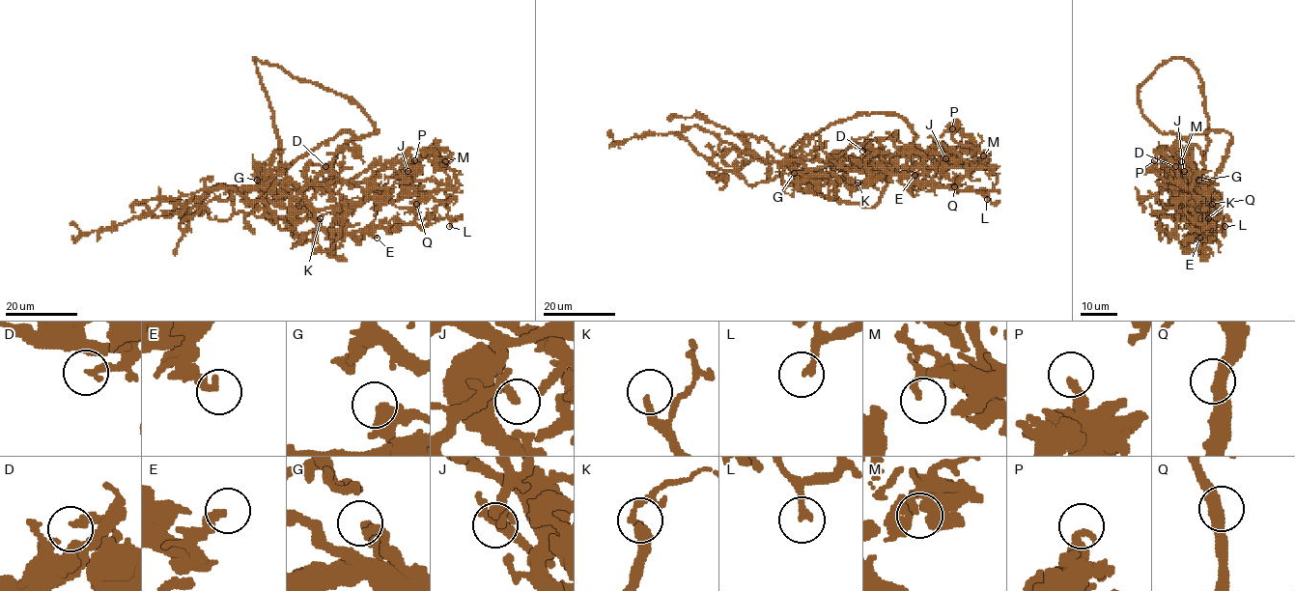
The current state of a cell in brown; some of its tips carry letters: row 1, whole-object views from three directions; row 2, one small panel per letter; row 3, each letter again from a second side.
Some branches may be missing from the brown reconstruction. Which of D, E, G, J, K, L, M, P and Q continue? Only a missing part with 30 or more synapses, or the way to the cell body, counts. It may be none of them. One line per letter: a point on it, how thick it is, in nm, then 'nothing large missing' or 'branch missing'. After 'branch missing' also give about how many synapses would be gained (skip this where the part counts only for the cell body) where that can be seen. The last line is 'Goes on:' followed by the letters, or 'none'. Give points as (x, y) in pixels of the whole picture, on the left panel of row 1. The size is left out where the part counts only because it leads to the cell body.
D: place (325, 166); calibre 240 nm; branch missing; 40 synapses
E: place (377, 238); calibre 320 nm; nothing large missing
G: place (257, 180); calibre 220 nm; nothing large missing
J: place (408, 171); calibre 280 nm; nothing large missing
K: place (320, 218); calibre 320 nm; branch missing; 40 synapses
L: place (449, 226); calibre 240 nm; nothing large missing
M: place (445, 161); calibre 150 nm; nothing large missing
P: place (414, 160); calibre 320 nm; nothing large missing
Q: place (416, 204); calibre 400 nm; nothing large missing
Goes on: D, K

